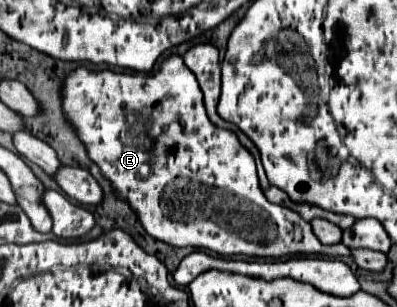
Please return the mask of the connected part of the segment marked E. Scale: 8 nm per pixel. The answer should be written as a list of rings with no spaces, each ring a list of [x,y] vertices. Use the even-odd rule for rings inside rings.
[[[169,55],[155,73],[147,75],[77,67],[61,85],[61,101],[63,113],[85,145],[89,159],[93,159],[101,175],[111,181],[117,199],[127,201],[137,213],[143,229],[151,237],[171,247],[201,247],[225,257],[289,257],[295,253],[349,257],[349,249],[343,243],[323,245],[301,215],[265,199],[253,155],[241,145],[233,131],[221,129],[209,121],[199,83],[179,55]],[[135,123],[147,123],[145,133],[137,131]]]

